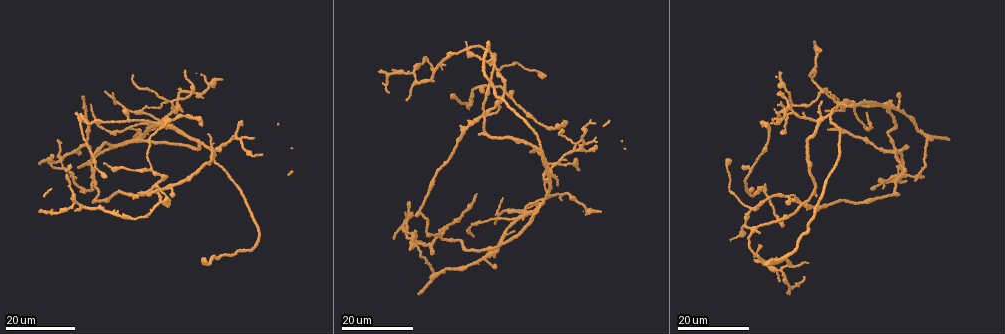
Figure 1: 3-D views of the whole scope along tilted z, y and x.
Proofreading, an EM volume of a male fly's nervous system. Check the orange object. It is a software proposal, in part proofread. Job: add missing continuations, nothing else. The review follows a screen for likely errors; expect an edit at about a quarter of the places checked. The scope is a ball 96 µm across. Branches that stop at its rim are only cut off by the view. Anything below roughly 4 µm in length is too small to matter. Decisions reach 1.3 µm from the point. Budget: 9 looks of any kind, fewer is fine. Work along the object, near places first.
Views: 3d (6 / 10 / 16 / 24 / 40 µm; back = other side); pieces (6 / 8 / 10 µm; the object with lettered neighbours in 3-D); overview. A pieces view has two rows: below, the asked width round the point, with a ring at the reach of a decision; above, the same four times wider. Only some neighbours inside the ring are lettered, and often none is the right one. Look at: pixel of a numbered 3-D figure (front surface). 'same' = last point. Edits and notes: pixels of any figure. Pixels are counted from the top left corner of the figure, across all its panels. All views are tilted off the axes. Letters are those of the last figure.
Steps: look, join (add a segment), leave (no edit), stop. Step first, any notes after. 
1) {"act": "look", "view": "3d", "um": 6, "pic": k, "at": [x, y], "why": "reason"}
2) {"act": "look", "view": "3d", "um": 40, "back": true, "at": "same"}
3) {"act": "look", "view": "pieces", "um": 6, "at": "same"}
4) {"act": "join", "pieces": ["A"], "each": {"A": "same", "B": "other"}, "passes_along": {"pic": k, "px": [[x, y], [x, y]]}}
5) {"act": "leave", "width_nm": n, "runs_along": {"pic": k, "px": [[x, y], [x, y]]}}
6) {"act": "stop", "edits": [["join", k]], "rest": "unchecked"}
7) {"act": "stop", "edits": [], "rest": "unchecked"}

{"act": "look", "view": "3d", "um": 24, "pic": 1, "at": [479, 135], "why": "an open end"}

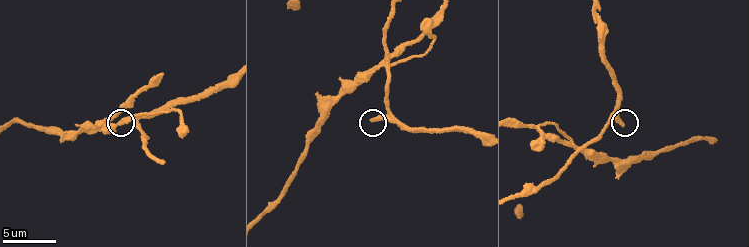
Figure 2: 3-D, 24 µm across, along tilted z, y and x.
{"act": "look", "view": "pieces", "um": 6, "pic": 2, "at": [624, 126], "why": "what lies round it"}

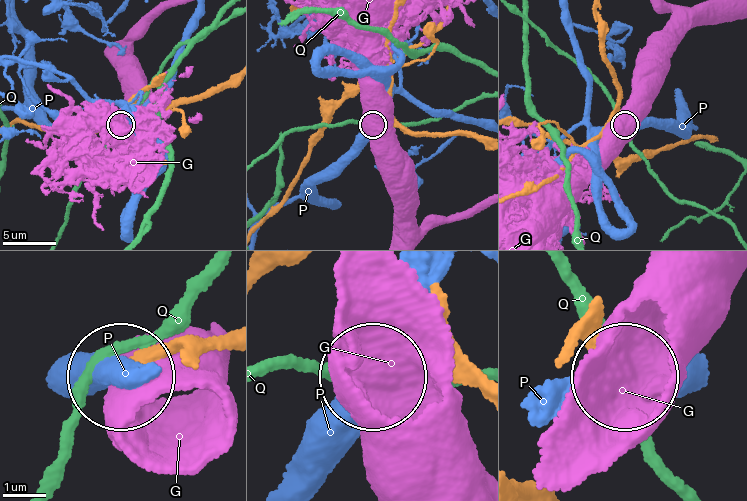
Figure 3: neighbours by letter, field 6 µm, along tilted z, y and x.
{"act": "leave", "each": {"G": "other", "P": "other", "Q": "other"}, "found": "no lettered segment goes on from it"}

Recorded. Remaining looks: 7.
{"act": "look", "view": "3d", "um": 16, "pic": 1, "at": [157, 184], "why": "free end"}

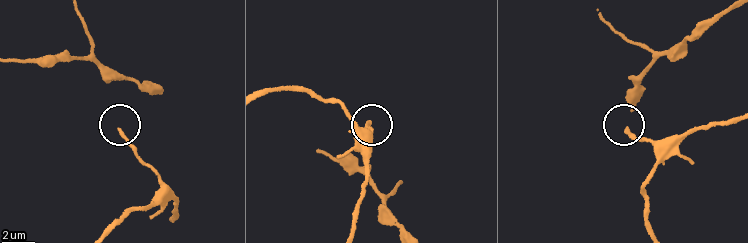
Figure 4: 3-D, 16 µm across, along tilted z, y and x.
{"act": "look", "view": "pieces", "um": 6, "pic": 4, "at": [624, 129]}

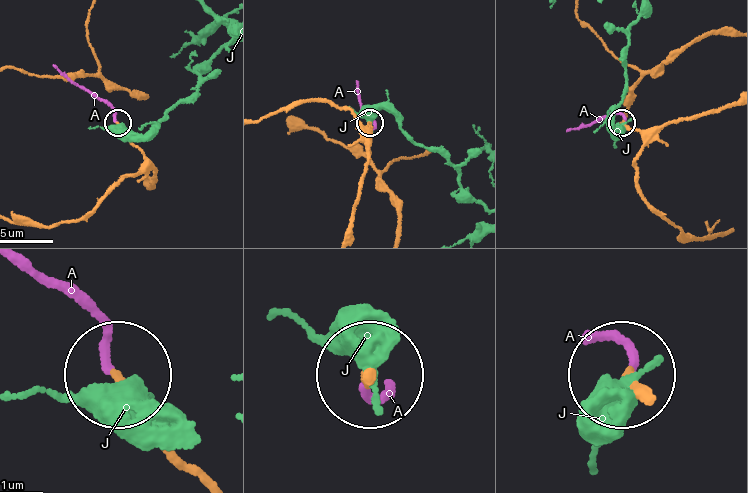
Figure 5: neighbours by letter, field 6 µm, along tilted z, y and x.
{"act": "join", "pieces": ["A"], "width_nm": 200, "each": {"A": "same", "J": "other"}, "found": "it goes on there"}

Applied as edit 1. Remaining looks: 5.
{"act": "look", "view": "overview"}

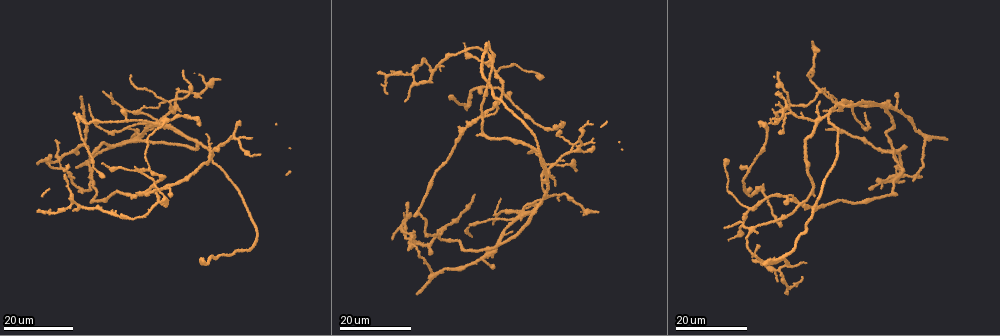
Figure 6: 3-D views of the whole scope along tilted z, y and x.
{"act": "look", "view": "3d", "um": 16, "pic": 6, "at": [230, 134], "why": "free end"}

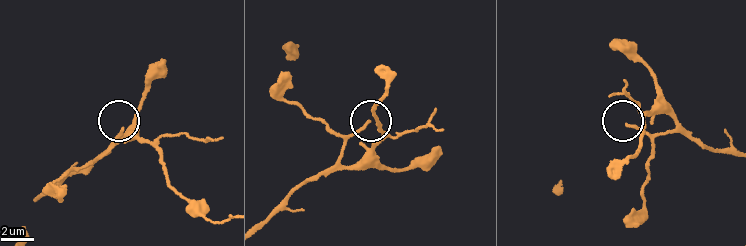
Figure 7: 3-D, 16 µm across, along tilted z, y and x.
{"act": "look", "view": "pieces", "um": 6, "pic": 7, "at": [122, 131], "why": "see the neighbours"}

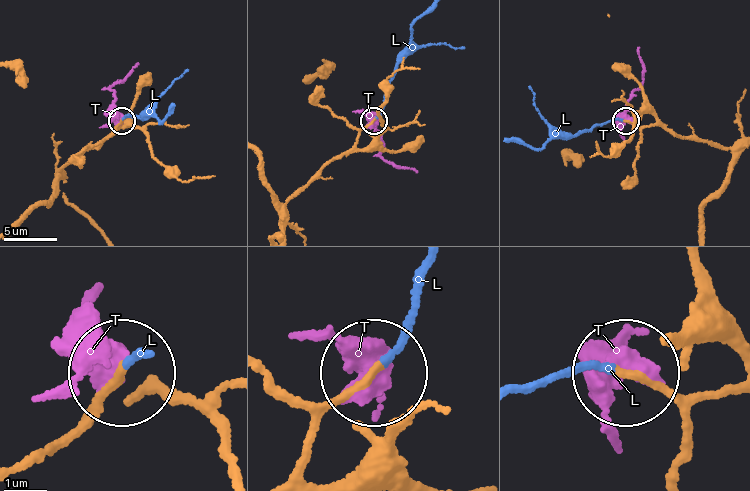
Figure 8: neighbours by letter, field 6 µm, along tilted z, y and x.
{"act": "join", "pieces": ["L"], "width_nm": 180, "each": {"L": "same", "T": "other"}, "passes_along": {"pic": 8, "px": [[659, 125], [617, 118], [539, 148], [518, 142]]}, "found": "it goes on there"}

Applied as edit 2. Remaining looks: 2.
{"act": "stop", "edits": [["join", 5], ["join", 8]], "rest": "unchecked"}

